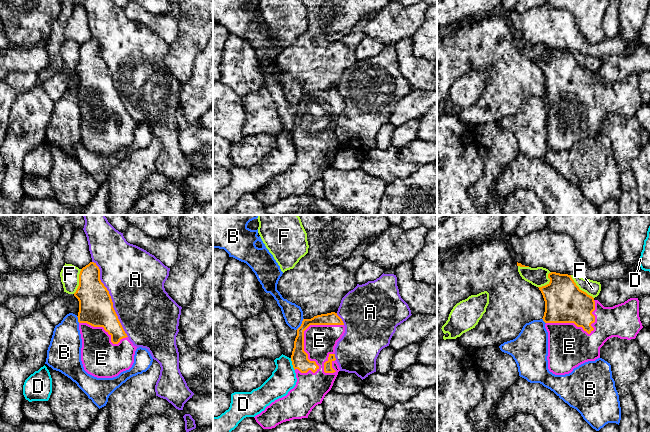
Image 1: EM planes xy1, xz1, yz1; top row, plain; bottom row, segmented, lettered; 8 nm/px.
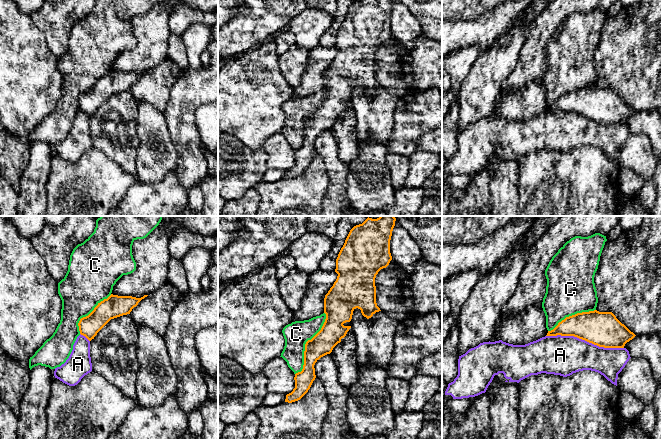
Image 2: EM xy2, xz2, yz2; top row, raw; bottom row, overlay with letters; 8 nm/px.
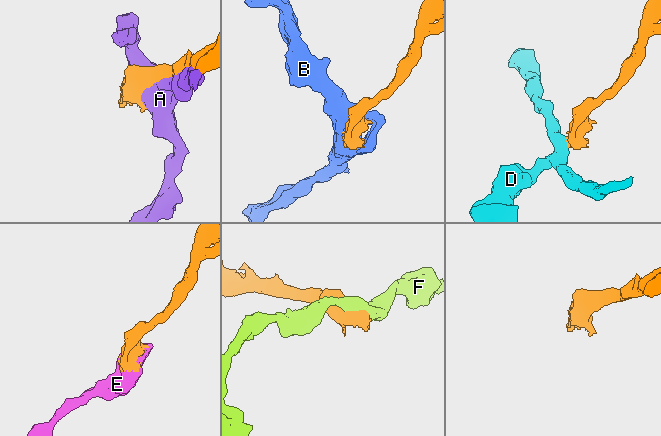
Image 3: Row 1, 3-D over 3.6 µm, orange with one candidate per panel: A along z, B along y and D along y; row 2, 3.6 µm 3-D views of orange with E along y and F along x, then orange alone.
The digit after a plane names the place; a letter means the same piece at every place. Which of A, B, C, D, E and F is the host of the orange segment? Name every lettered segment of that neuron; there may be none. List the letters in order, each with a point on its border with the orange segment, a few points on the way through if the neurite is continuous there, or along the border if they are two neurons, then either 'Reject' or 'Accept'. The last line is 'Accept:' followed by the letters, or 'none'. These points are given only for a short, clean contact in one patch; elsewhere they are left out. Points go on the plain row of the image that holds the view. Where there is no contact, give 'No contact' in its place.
A: Touches orange at yz2 (585, 116). Reject
B: Touches orange at xz1 (301, 100). Boundary: xz1 (303, 94), (296, 105). Reject
C: Touches orange at xz2 (305, 120). Reject
D: Touches orange at xz1 (292, 140). Boundary: xz1 (290, 134), (294, 146). Reject
E: Touches orange at xz1 (303, 120). Accept
F: Touches orange at yz1 (579, 65). Reject
Accept: E

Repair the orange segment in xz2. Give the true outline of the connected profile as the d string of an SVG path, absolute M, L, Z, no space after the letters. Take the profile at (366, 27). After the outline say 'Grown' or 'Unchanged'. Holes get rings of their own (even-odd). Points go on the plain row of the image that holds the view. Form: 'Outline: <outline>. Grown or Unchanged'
Outline: M359 0L350 6L336 35L337 55L324 74L325 98L321 106L306 118L303 145L295 150L295 164L286 171L285 178L298 177L308 168L316 154L315 139L321 133L330 130L346 112L351 102L343 100L351 97L356 84L360 85L367 95L381 87L376 79L375 54L378 48L386 44L392 36L390 16L394 2L395 0Z. Unchanged

